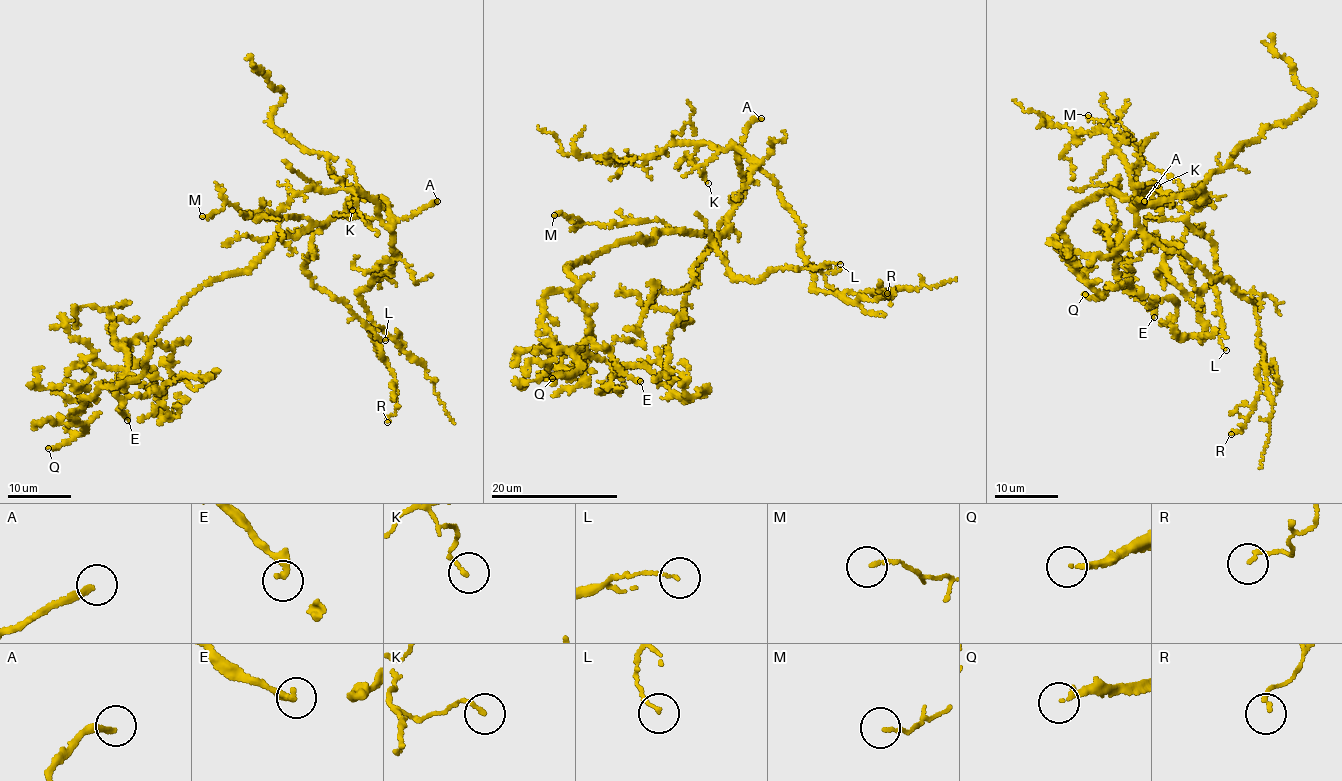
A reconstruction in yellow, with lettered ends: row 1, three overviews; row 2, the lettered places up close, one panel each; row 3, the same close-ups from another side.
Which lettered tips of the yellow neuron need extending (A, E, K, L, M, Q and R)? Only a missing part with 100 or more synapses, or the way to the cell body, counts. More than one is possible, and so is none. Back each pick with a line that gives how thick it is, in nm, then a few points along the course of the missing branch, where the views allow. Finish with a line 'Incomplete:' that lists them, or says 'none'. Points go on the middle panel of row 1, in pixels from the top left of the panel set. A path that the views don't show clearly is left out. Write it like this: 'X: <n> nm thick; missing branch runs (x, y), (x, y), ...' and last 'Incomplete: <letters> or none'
A: 200 nm thick; missing branch runs (761, 118), (771, 108), (795, 103), (799, 95), (813, 89), (850, 88), (891, 66), (920, 69)
Q: 160 nm thick
Incomplete: A, Q

